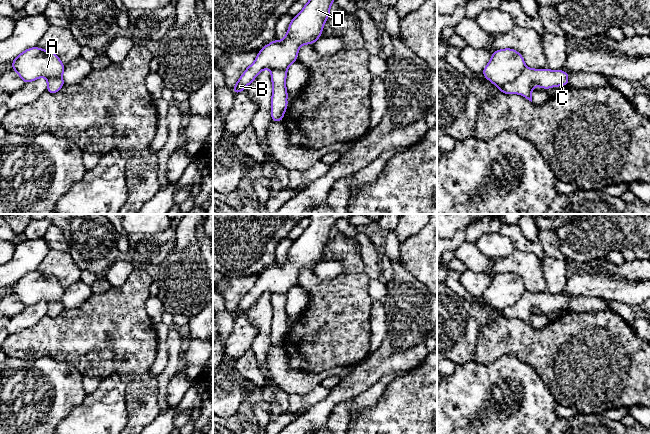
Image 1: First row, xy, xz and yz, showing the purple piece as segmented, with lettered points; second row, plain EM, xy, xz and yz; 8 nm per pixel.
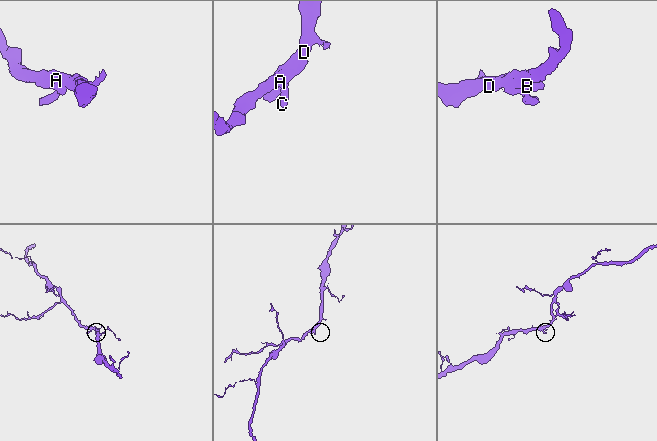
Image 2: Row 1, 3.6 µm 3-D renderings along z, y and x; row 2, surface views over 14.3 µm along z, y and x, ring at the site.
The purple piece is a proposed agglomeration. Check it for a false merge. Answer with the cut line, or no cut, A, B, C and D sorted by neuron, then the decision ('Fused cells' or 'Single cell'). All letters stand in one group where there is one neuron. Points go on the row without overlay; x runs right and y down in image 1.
Split along yz (526, 291), (513, 305), (503, 309), (494, 308). Groups: A B D / C. Fused cells

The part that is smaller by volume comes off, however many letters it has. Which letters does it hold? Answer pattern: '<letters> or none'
C

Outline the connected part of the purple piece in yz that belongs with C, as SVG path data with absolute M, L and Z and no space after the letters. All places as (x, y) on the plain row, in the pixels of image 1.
M526 291L517 303L504 310L495 309L503 318L520 318L532 326L534 310L550 313L555 310L568 310L569 298L563 294L532 293Z

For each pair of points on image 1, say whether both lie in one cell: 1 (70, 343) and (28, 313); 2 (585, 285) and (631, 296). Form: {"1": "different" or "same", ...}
{"1": "different", "2": "same"}

